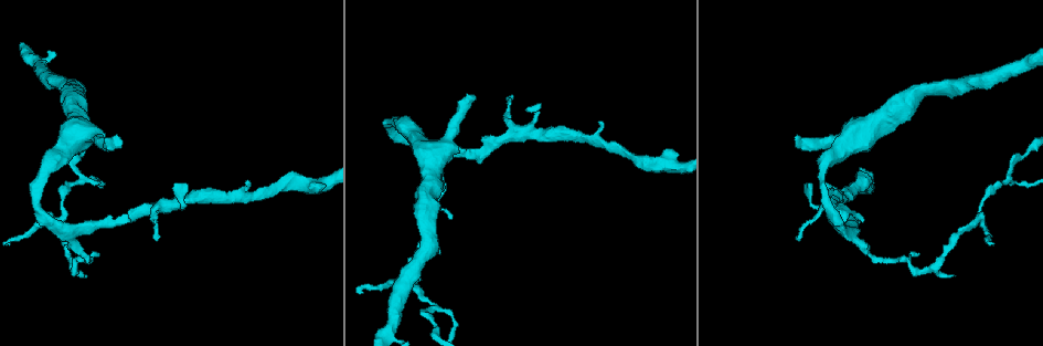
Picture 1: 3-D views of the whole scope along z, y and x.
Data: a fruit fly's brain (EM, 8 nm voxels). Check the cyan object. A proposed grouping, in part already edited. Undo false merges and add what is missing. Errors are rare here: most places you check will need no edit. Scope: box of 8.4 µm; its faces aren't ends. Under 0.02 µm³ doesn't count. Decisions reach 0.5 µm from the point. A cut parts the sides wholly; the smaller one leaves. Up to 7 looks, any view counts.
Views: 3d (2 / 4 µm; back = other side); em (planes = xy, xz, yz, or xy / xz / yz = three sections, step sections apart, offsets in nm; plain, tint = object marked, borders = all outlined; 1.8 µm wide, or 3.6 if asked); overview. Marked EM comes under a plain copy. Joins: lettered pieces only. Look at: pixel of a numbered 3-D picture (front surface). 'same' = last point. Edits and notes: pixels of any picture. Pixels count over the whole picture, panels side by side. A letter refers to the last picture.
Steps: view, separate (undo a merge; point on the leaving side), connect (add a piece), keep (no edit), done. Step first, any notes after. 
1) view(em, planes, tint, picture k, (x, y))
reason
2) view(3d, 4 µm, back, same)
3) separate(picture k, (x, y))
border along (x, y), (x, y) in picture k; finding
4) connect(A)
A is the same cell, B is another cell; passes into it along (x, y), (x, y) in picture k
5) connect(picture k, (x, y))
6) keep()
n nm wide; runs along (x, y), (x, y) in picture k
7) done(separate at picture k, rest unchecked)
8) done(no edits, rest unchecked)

view(em, yz, step 8, tint, picture 1, (76, 183))
arms part here

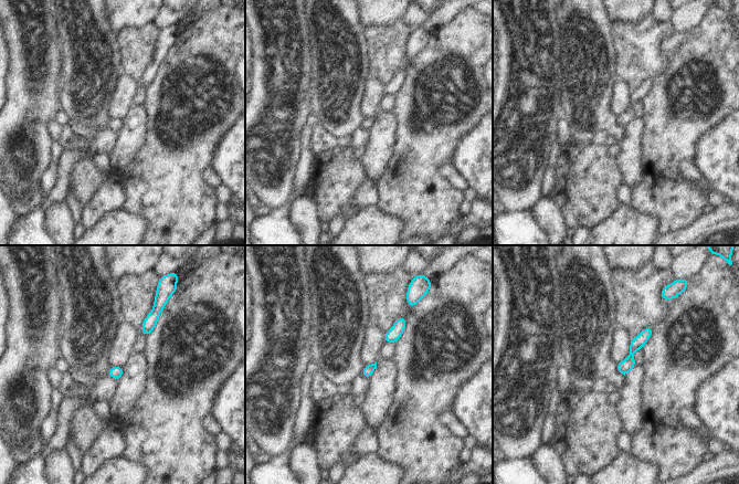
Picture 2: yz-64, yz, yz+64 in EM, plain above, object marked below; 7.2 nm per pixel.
view(em, planes, tint, same)

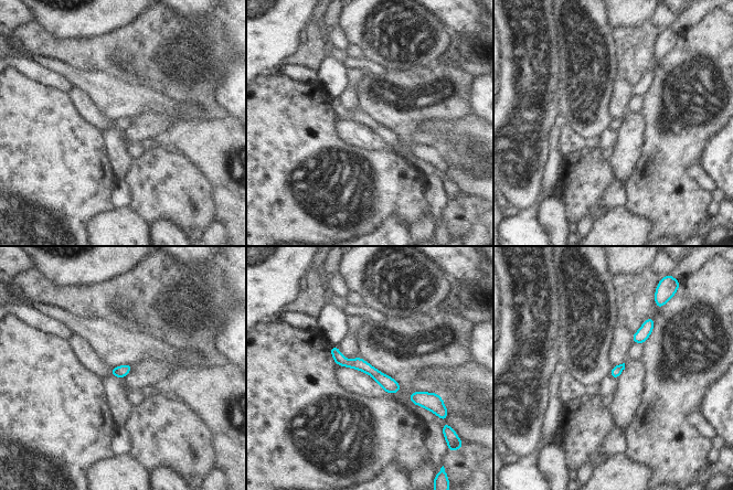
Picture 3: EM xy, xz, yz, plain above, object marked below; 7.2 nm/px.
view(em, planes, borders, same)

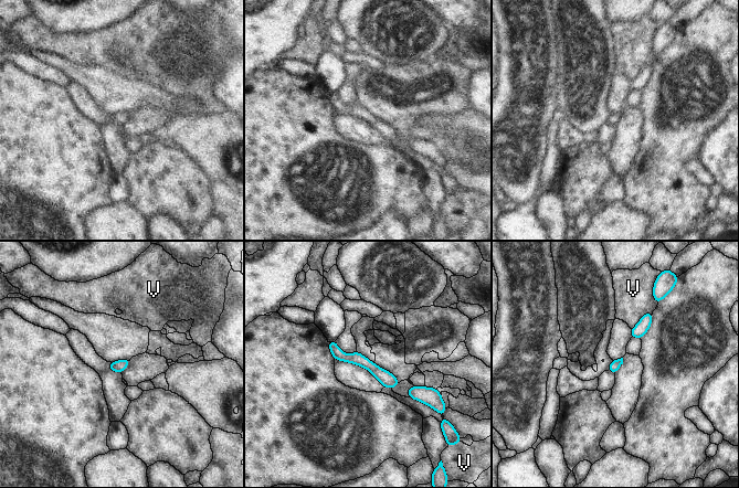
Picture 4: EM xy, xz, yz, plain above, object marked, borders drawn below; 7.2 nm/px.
keep()
V touches over 200 nm; V is another cell; runs along (331, 343), (394, 383) in picture 4; one neuron here

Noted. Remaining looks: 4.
view(3d, 2 µm, picture 1, (797, 134))
an open end

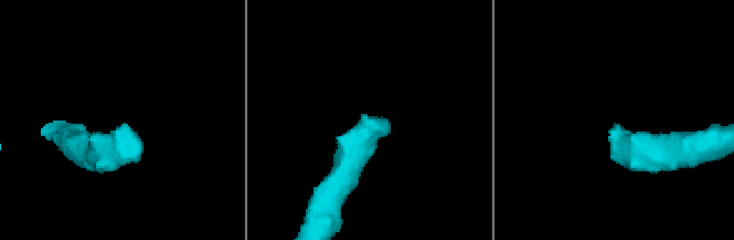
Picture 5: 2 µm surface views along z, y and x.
view(em, planes, borders, picture 5, (123, 126))

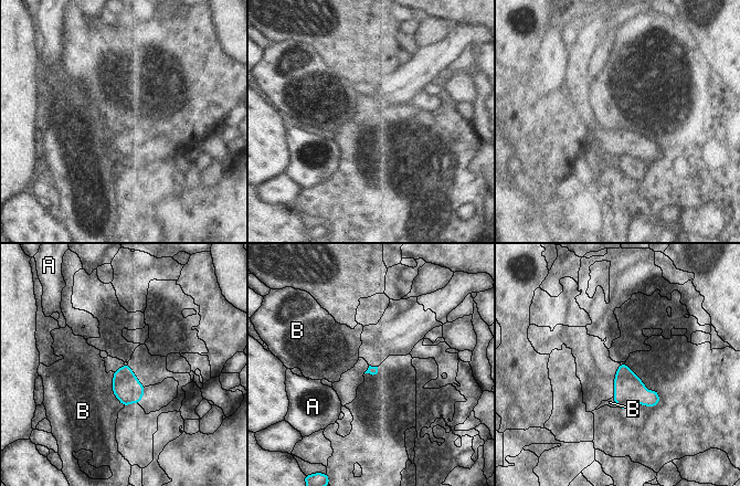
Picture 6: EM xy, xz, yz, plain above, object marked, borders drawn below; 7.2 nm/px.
keep()
A and B are other cells; border along (113, 372), (113, 393), (124, 407) in picture 6; none of them fits

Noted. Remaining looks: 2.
view(em, planes, borders, picture 1, (804, 185))
tapers out

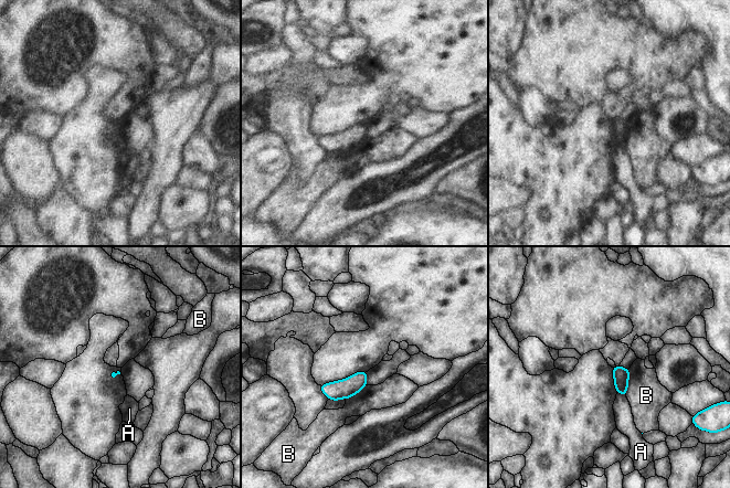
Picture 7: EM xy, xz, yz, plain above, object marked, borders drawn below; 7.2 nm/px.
keep()
A and B are other cells; border along (630, 368), (627, 393), (625, 395) in picture 7; none of them fits

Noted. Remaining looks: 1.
done(no edits, rest unchecked)

